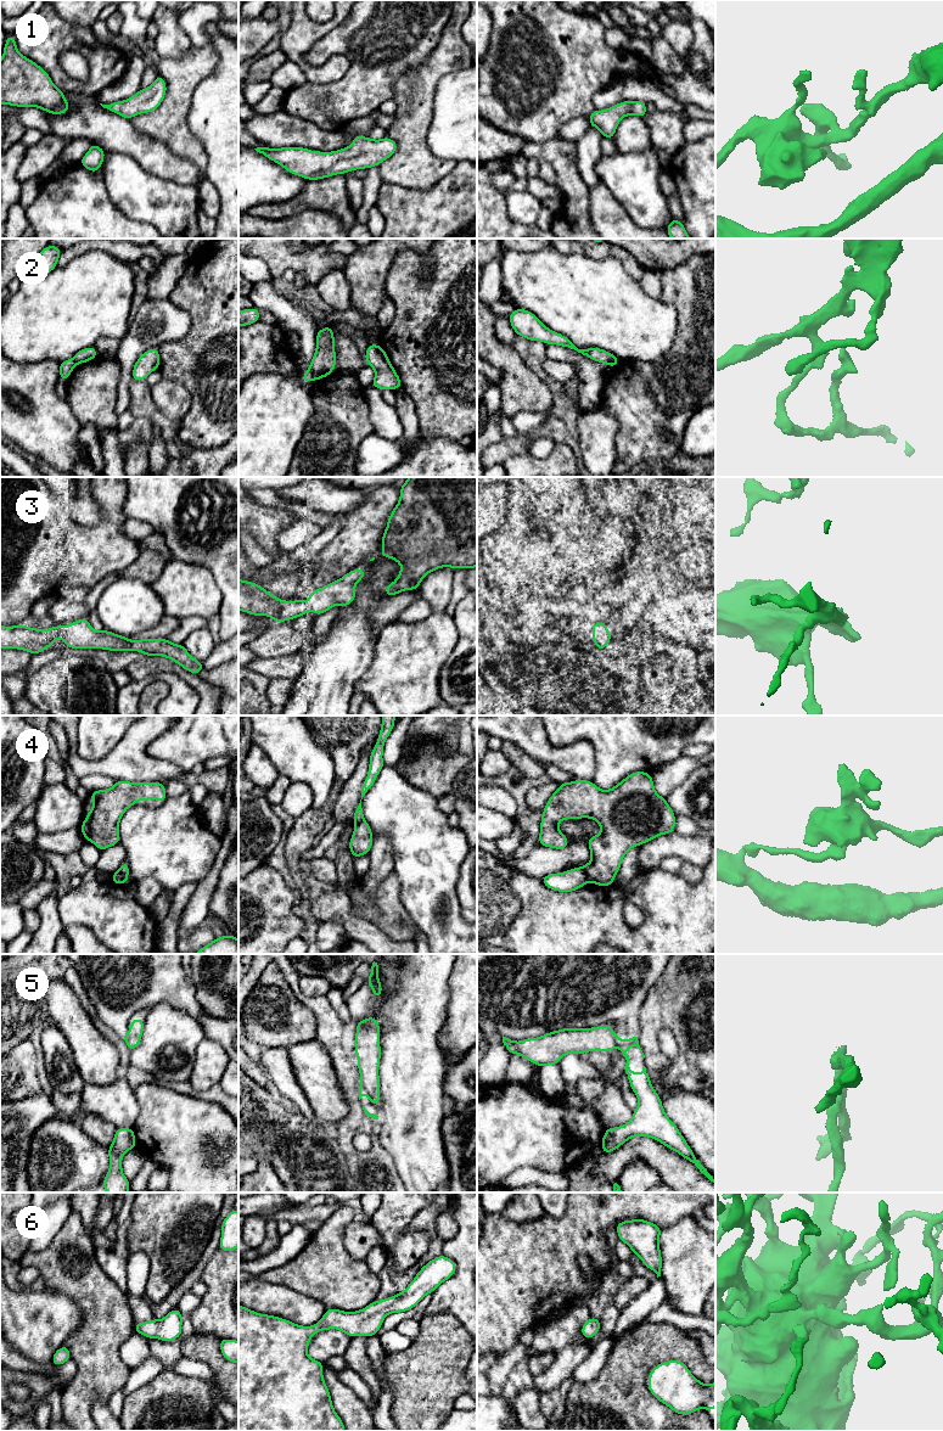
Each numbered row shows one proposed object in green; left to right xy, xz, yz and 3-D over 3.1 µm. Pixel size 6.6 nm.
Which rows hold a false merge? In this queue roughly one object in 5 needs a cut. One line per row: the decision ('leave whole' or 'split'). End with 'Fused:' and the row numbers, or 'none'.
1: leave whole
2: split
3: leave whole
4: split
5: split
6: leave whole
Fused: 2, 4, 5

